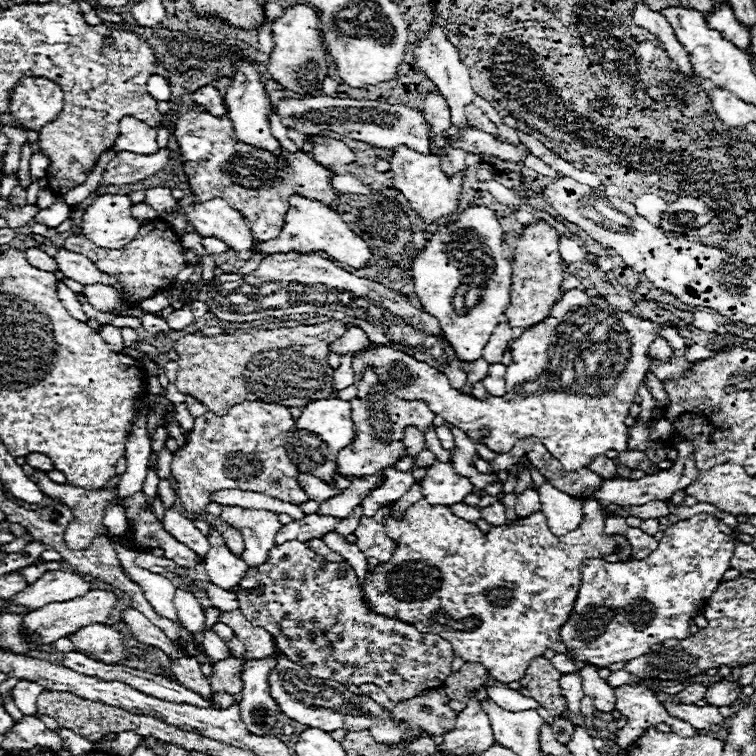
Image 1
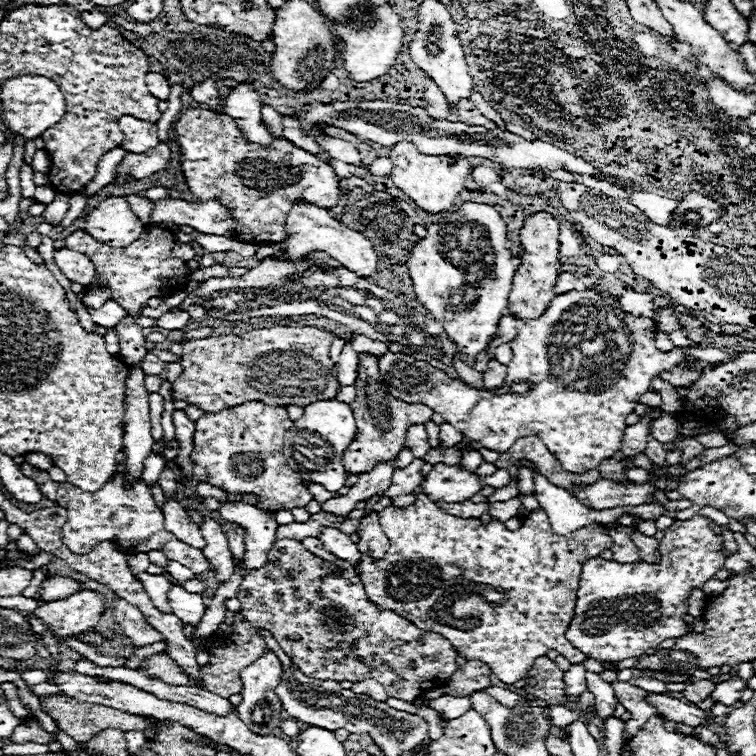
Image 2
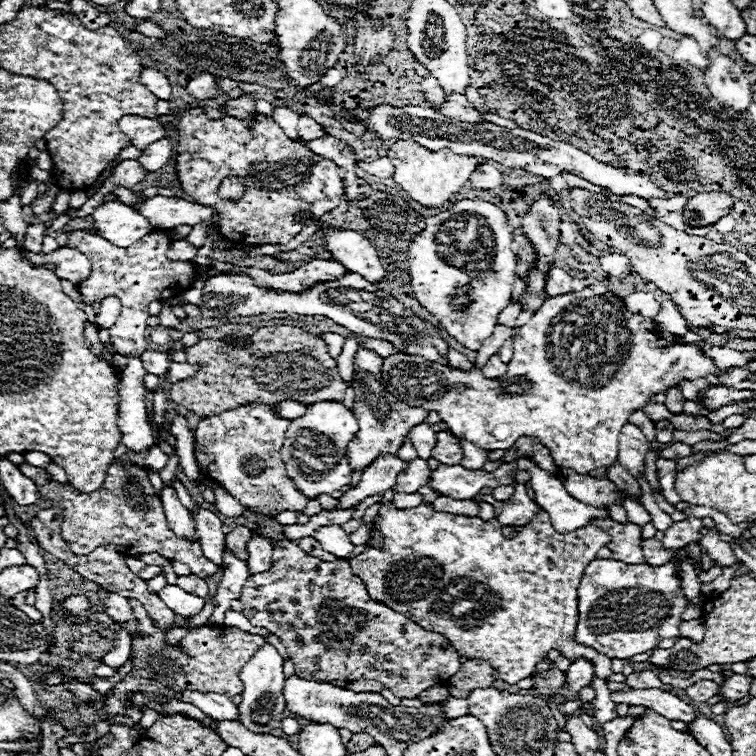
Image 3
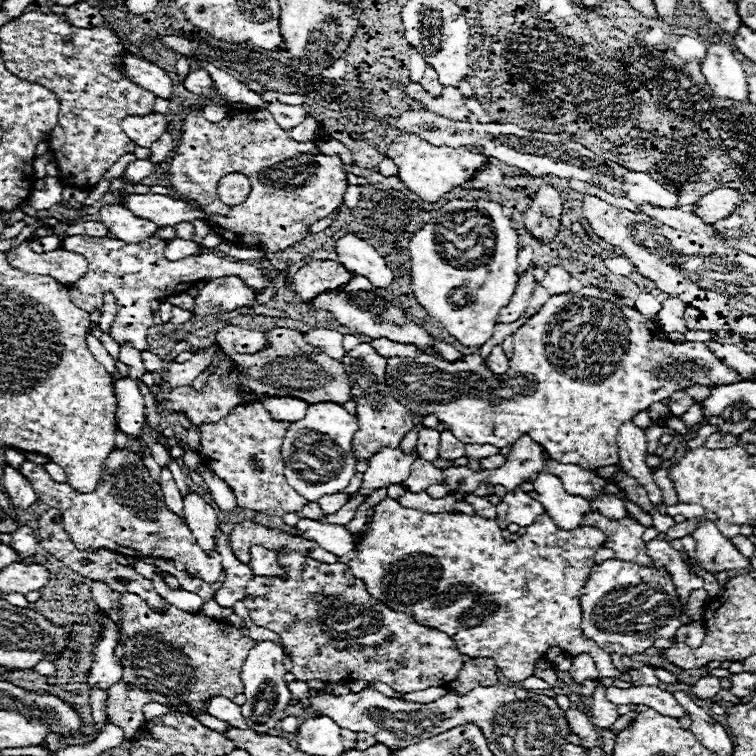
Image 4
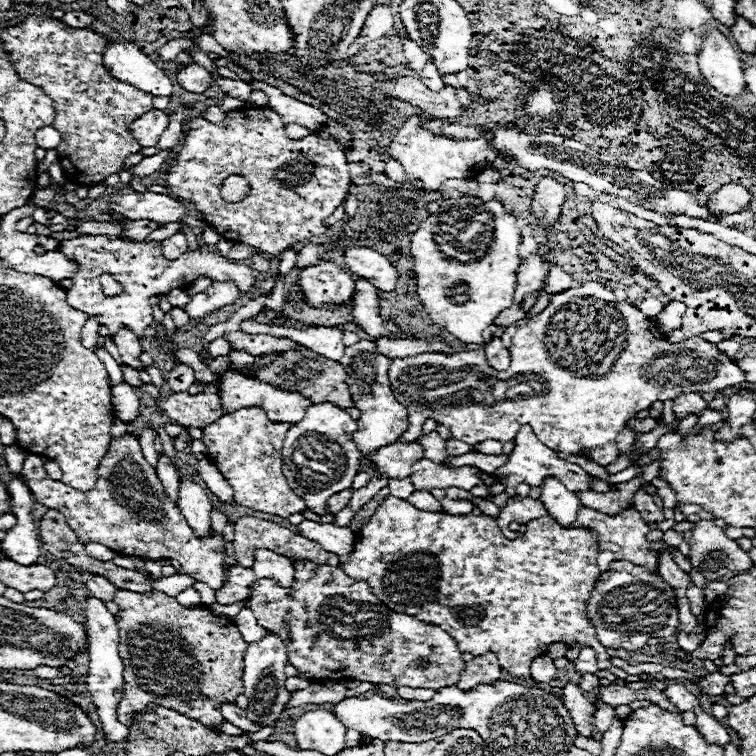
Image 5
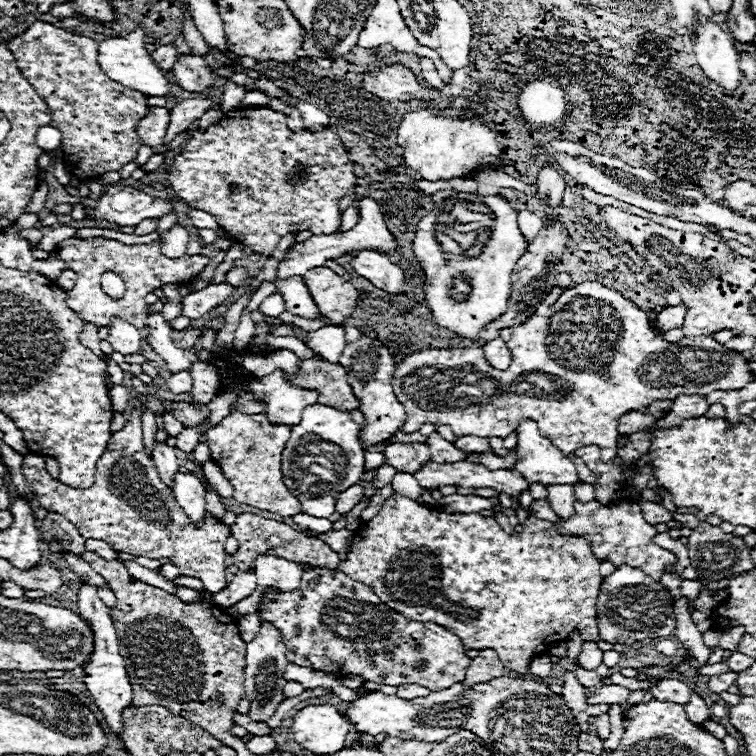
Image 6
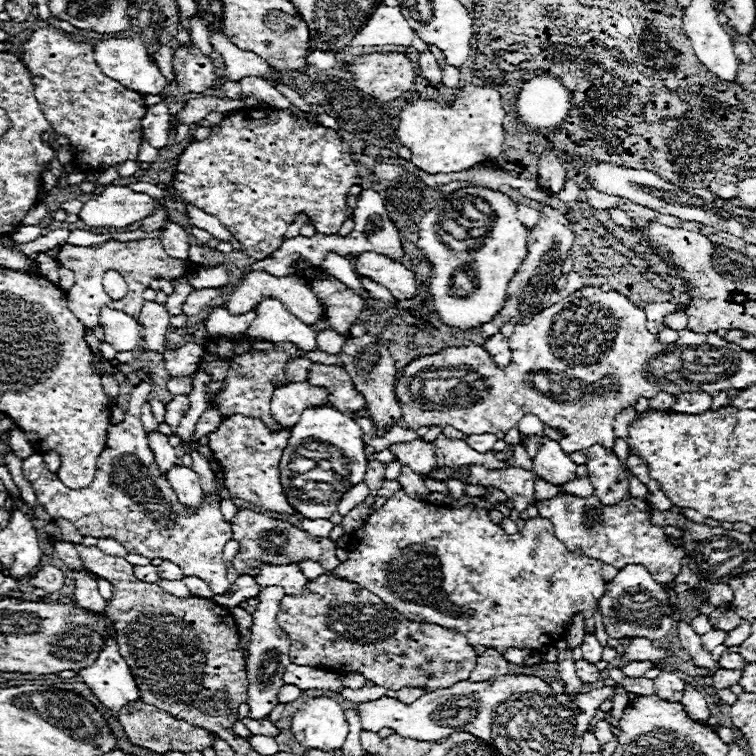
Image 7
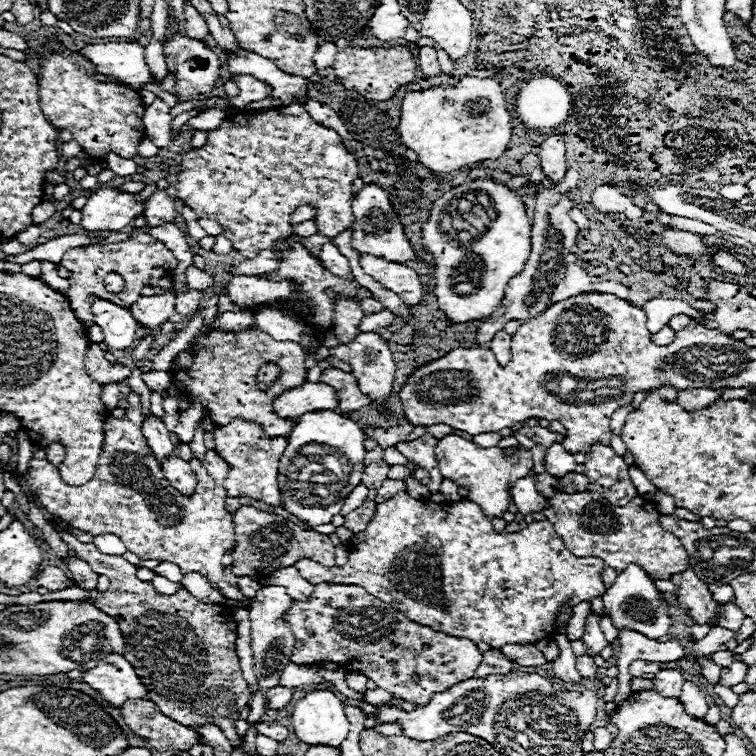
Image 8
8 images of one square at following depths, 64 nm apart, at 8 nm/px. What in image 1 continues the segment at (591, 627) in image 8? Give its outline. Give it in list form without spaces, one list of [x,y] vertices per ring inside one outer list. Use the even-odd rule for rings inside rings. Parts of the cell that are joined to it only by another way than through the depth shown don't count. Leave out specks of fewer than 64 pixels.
[[[570,672],[570,674],[564,674],[564,676],[560,678],[560,688],[562,688],[562,696],[566,698],[568,712],[570,712],[570,714],[576,714],[576,712],[580,710],[580,700],[584,698],[580,672]]]

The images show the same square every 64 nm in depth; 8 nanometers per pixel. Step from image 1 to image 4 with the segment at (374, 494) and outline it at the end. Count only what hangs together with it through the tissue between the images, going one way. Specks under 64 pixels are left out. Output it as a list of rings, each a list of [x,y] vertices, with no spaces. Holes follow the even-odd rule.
[[[418,458],[412,464],[412,472],[410,476],[404,480],[404,486],[408,488],[408,492],[422,492],[432,484],[444,484],[446,478],[442,476],[442,470],[436,468],[432,462]]]

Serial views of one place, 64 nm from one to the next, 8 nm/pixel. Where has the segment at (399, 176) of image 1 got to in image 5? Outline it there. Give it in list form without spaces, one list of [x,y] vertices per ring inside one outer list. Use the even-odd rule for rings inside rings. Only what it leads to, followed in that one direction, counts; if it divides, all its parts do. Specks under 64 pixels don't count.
[[[420,114],[406,118],[402,128],[394,136],[394,142],[390,144],[388,154],[404,166],[408,178],[422,180],[424,186],[430,190],[436,190],[442,182],[450,178],[472,178],[476,172],[488,168],[498,158],[484,136],[474,140],[452,140],[442,134],[432,134],[428,128],[422,126]]]

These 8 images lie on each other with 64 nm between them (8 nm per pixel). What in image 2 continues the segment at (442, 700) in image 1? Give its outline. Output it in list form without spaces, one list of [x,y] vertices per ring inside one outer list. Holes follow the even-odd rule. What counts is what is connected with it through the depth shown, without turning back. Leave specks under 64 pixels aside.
[[[362,680],[362,682],[356,682],[356,684],[352,684],[352,690],[354,690],[354,692],[368,694],[368,696],[372,696],[374,700],[380,700],[380,702],[386,700],[386,692],[384,692],[382,684],[378,684],[376,680]]]

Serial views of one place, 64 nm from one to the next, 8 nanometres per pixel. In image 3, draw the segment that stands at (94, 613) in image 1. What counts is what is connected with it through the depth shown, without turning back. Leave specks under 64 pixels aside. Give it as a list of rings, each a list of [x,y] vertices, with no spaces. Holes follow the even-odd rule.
[[[72,596],[72,598],[68,598],[68,600],[64,602],[66,612],[68,612],[70,616],[78,616],[80,620],[84,620],[84,618],[86,618],[86,612],[90,612],[88,606],[90,606],[90,602],[88,602],[86,596]]]

